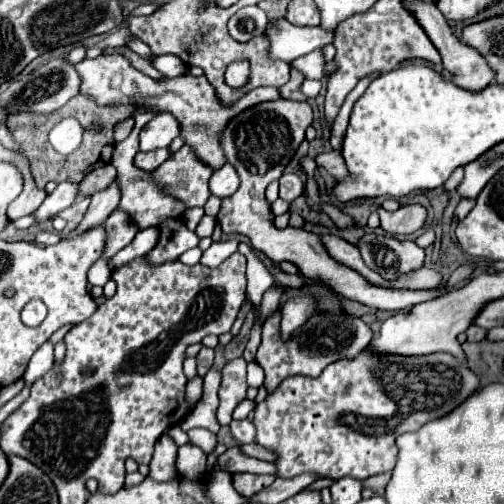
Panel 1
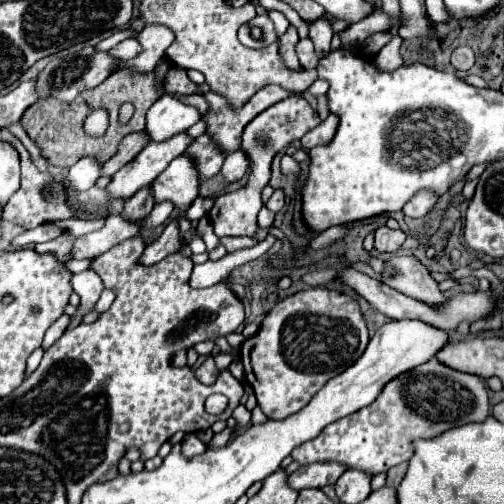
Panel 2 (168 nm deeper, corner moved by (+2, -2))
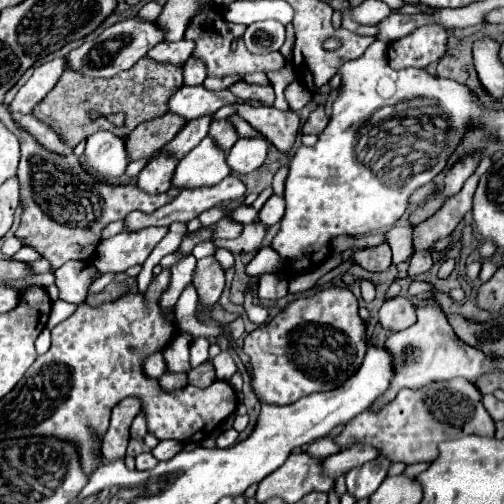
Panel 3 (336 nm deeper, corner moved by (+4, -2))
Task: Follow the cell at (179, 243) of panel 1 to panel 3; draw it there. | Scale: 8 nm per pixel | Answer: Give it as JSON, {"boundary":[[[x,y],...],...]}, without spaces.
{"boundary":[[[204,242],[204,244],[198,244],[198,246],[192,250],[192,256],[194,256],[196,260],[206,258],[206,256],[212,256],[212,254],[216,254],[216,246],[214,246],[214,242]]]}

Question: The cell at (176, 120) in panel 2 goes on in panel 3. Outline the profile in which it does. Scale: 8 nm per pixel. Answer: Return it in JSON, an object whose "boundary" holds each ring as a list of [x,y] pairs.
{"boundary":[[[202,84],[200,86],[182,86],[168,102],[170,112],[176,112],[180,116],[184,116],[186,120],[192,120],[196,116],[204,116],[204,114],[212,114],[218,108],[233,103],[248,104],[251,107],[262,107],[263,104],[258,101],[243,101],[232,96],[230,90],[218,90],[218,92],[210,92],[206,90]]]}

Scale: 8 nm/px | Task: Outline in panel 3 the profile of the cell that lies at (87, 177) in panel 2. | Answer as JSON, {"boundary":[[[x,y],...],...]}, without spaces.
{"boundary":[[[96,132],[88,138],[84,150],[84,166],[100,180],[120,180],[124,176],[128,160],[128,148],[124,148],[124,136],[112,136],[112,132]]]}

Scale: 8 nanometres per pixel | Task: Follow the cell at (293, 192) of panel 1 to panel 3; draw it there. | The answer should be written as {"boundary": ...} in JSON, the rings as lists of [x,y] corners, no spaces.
{"boundary":[[[272,194],[260,210],[260,222],[264,226],[274,226],[276,222],[282,220],[282,216],[284,216],[284,198]]]}

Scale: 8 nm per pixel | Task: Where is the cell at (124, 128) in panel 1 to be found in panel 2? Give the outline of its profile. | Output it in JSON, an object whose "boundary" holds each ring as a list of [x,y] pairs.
{"boundary":[[[136,132],[136,134],[128,134],[120,146],[118,146],[118,152],[102,166],[102,176],[114,176],[126,162],[134,160],[138,156],[138,152],[146,146],[146,136],[142,132]]]}

